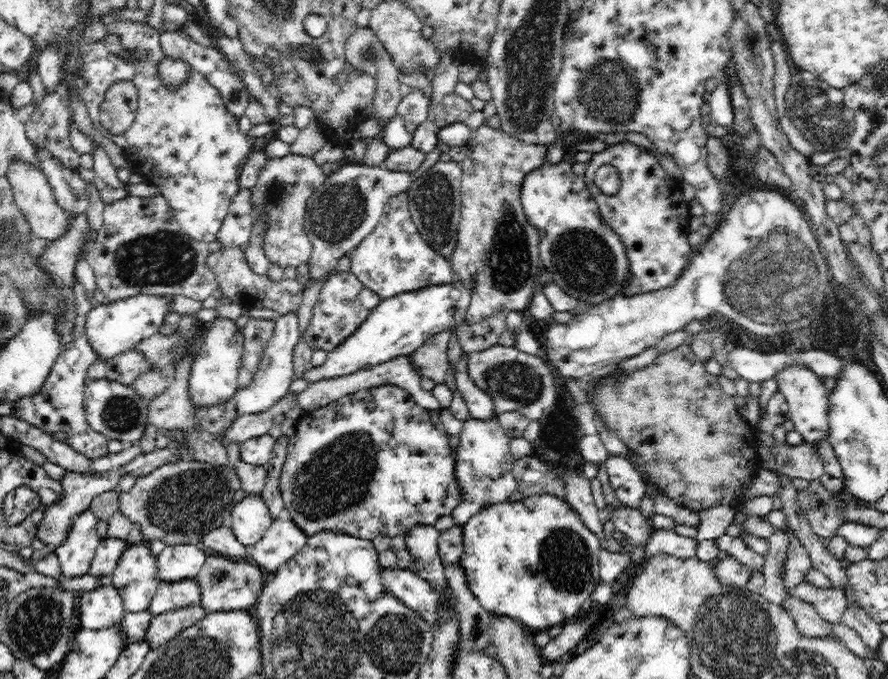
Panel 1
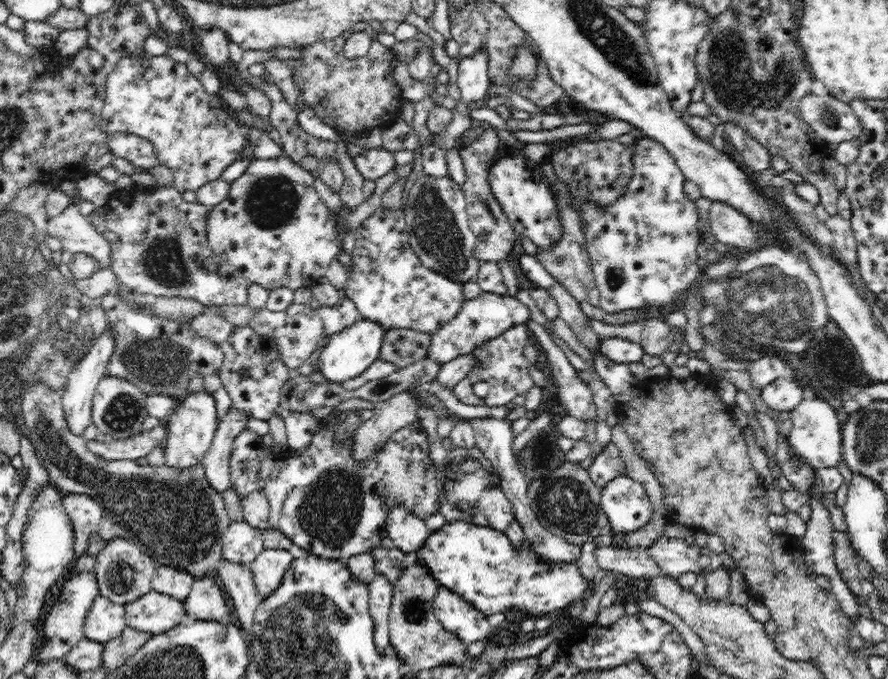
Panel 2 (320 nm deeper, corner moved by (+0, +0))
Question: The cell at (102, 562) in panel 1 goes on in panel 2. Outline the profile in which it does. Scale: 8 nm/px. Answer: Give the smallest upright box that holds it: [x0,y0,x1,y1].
[36,572,99,663]

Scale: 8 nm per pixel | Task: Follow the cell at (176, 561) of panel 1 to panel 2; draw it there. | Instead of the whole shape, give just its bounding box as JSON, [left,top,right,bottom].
[151,566,194,602]

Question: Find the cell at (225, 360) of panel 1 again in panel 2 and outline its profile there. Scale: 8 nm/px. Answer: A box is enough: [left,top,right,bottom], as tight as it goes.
[164,388,216,469]

